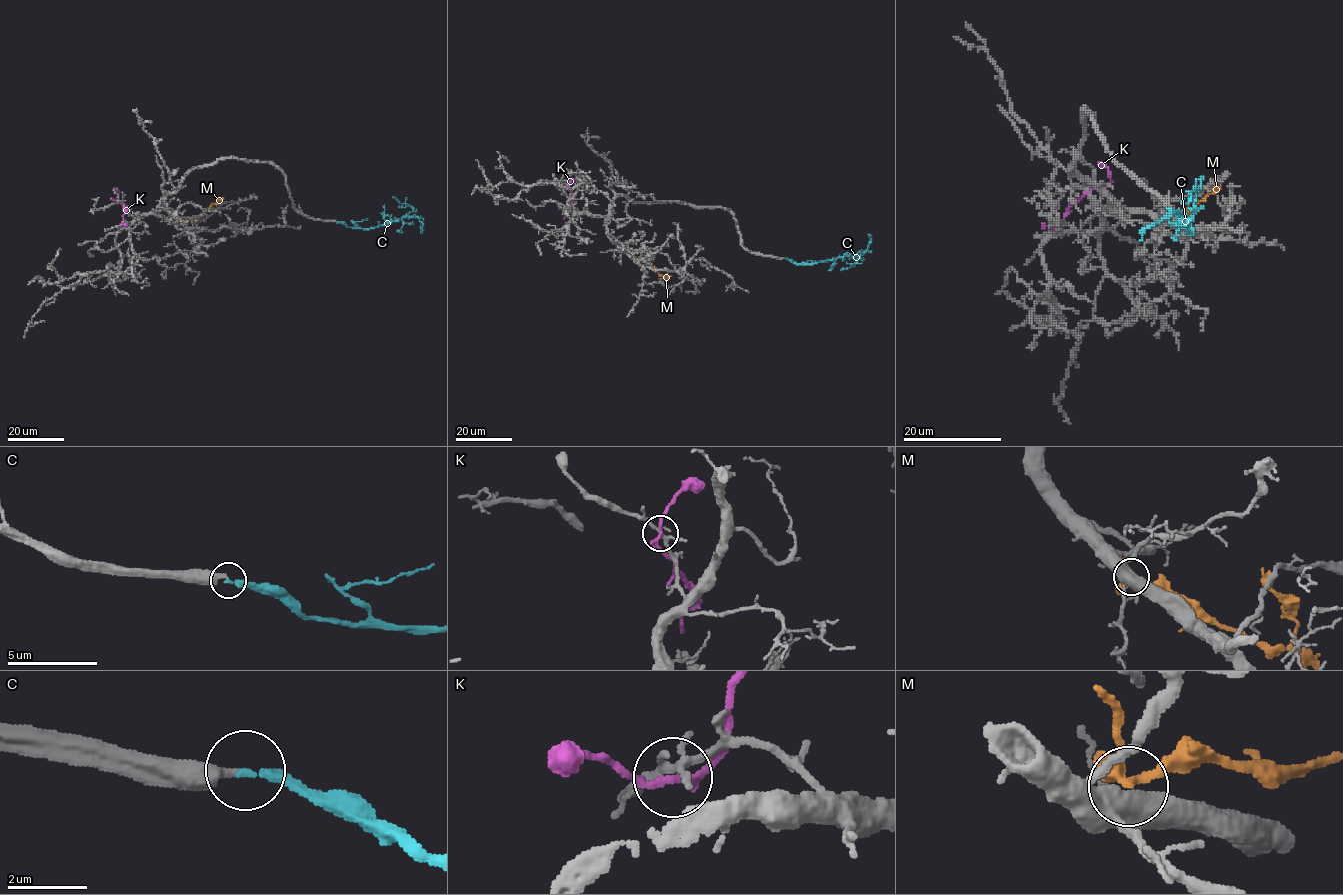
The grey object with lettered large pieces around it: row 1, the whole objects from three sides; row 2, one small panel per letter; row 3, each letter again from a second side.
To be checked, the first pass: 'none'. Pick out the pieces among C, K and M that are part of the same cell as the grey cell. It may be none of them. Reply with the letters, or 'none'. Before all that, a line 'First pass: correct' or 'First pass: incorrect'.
First pass: correct
none

